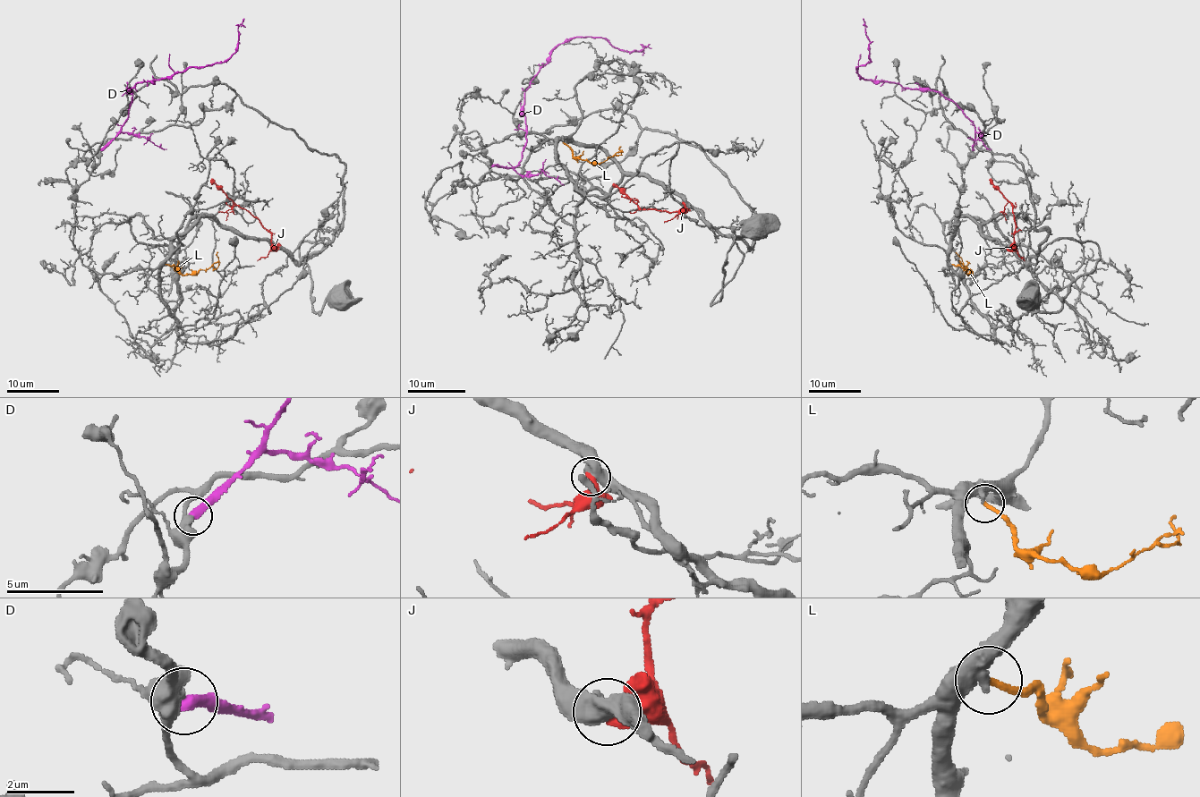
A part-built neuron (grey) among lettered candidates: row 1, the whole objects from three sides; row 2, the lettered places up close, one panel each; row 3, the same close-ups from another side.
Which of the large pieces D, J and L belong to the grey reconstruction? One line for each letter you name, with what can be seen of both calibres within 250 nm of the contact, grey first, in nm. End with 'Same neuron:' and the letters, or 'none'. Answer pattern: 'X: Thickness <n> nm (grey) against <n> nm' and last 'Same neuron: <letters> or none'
Same neuron: none

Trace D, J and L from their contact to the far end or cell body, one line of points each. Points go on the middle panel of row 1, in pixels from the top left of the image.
D: (492, 165), (514, 167), (521, 159), (527, 143), (523, 90), (561, 43), (605, 38), (629, 52), (650, 45)
J: (683, 204), (685, 207), (680, 211), (641, 209), (614, 183)
L: (563, 143), (582, 160), (599, 163), (621, 153), (621, 146)

